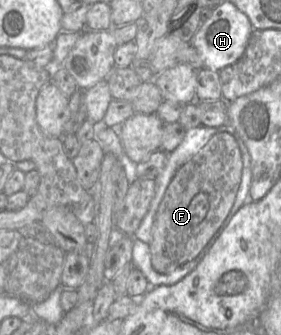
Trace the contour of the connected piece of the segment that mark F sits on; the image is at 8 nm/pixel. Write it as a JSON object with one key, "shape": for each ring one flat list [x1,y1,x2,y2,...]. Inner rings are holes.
{"shape":[[217,133,176,173,159,205,149,244,153,268,169,273,194,260,227,218,242,180,243,160,236,138]]}

